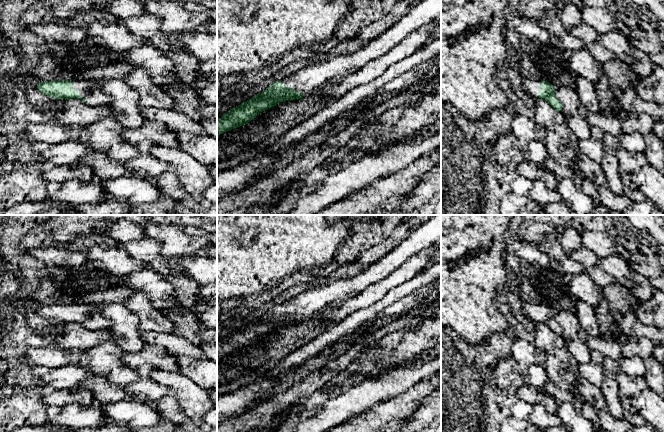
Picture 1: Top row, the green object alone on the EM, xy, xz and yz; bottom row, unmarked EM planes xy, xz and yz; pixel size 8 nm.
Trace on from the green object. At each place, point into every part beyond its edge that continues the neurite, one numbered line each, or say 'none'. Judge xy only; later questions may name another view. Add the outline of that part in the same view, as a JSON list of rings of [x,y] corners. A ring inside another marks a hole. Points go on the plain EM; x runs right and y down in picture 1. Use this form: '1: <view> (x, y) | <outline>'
1: xy (89, 313) | [[[85,303],[72,304],[72,306],[73,313],[80,315],[81,321],[87,324],[87,329],[97,330],[110,326],[109,319],[101,315],[101,306]]]

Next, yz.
1: yz (531, 310) | [[[522,301],[522,310],[523,313],[531,320],[536,323],[539,322],[538,316],[540,313],[540,306],[541,304],[533,303],[533,302],[525,302]]]

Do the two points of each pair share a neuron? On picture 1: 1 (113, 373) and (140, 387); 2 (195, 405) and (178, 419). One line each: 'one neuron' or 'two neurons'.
1: two neurons
2: two neurons

